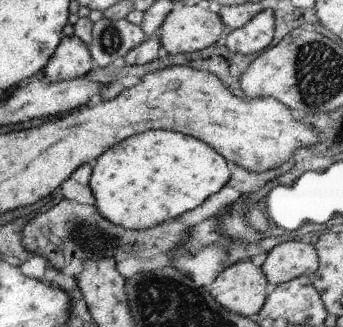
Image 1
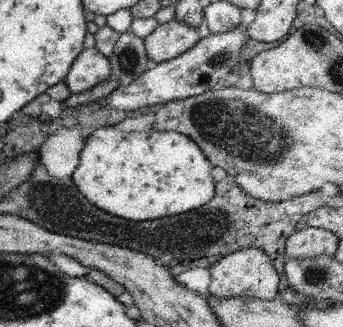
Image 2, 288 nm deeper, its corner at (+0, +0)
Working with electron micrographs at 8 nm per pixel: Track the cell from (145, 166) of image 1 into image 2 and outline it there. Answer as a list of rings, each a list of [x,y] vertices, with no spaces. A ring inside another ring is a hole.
[[[113,128],[95,130],[79,152],[79,166],[71,174],[77,190],[97,208],[111,216],[119,216],[131,222],[147,222],[159,218],[179,216],[205,206],[215,194],[215,182],[211,176],[213,164],[207,160],[203,150],[179,132],[129,132],[117,134]]]

